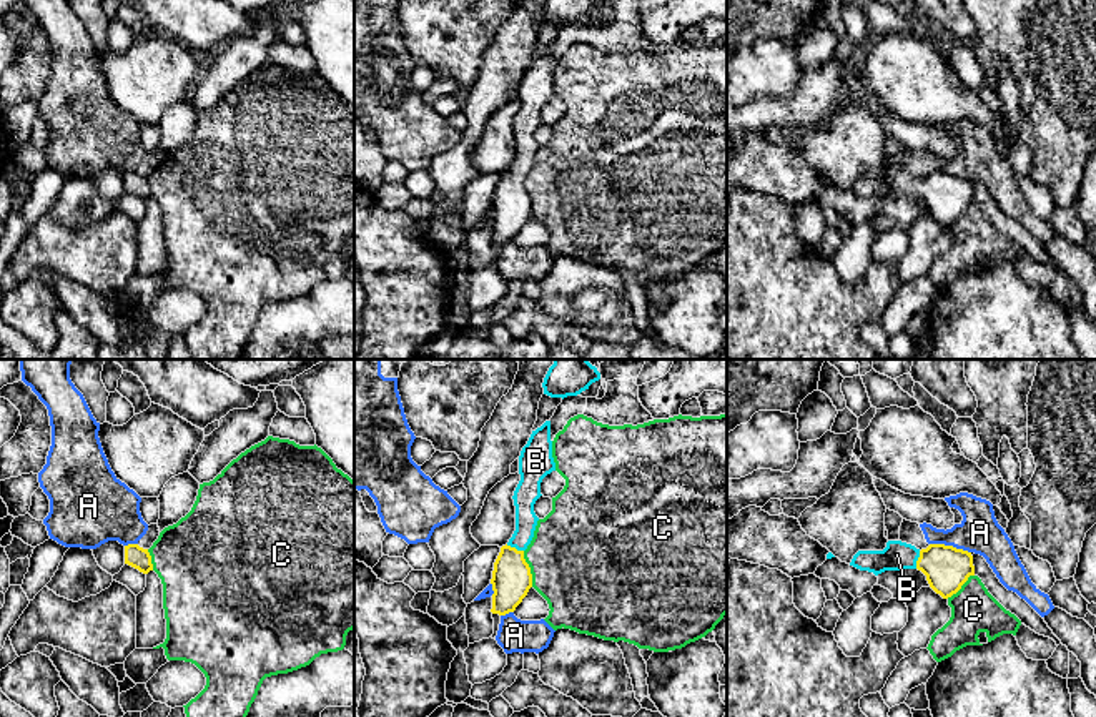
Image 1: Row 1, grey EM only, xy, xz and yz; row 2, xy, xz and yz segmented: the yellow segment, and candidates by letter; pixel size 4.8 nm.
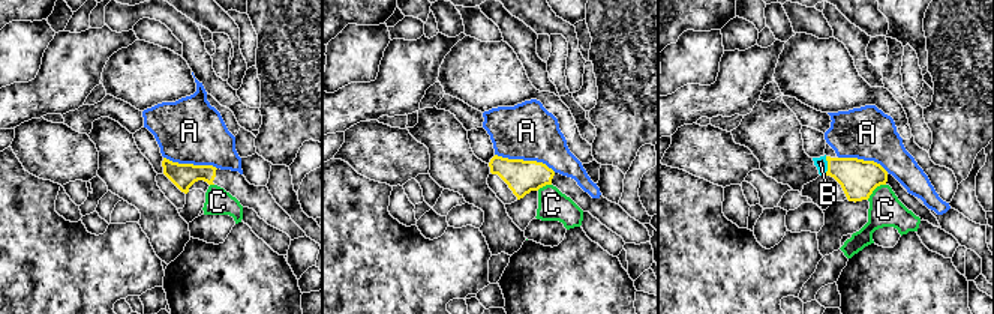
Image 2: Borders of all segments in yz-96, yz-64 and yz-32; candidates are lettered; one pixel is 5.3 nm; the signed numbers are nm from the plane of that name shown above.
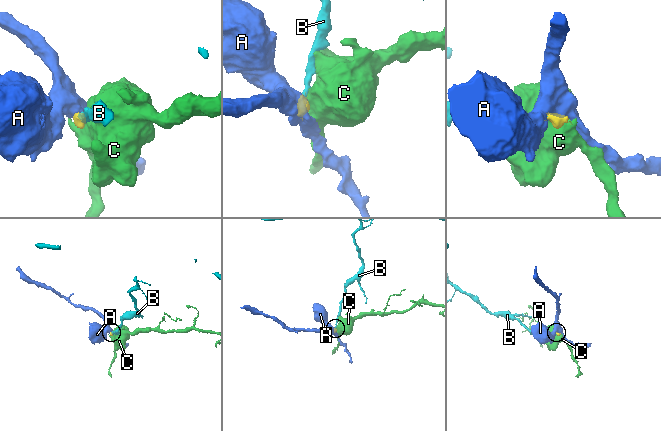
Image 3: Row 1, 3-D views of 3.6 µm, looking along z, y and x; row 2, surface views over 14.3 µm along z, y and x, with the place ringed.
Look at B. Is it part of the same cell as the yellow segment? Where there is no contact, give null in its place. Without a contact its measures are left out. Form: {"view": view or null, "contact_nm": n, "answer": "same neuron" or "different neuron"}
{"view": "yz", "contact_nm": 90, "answer": "same neuron"}

